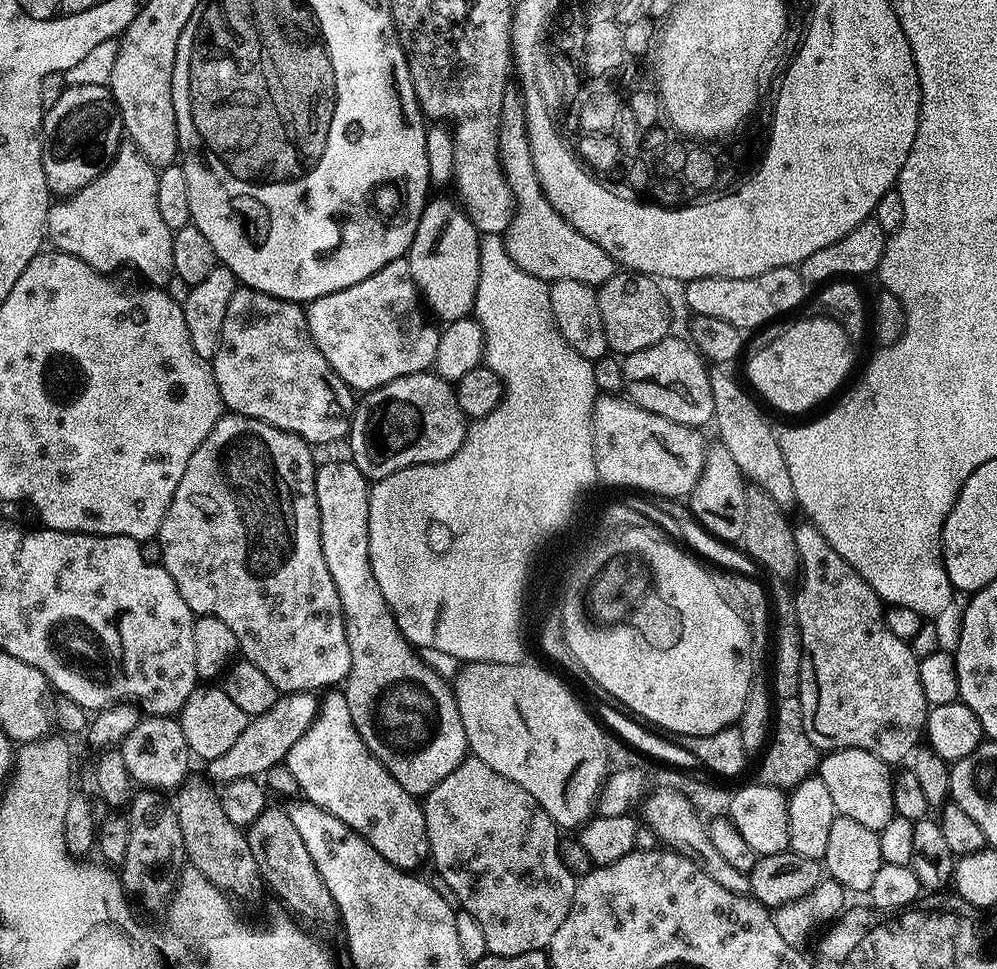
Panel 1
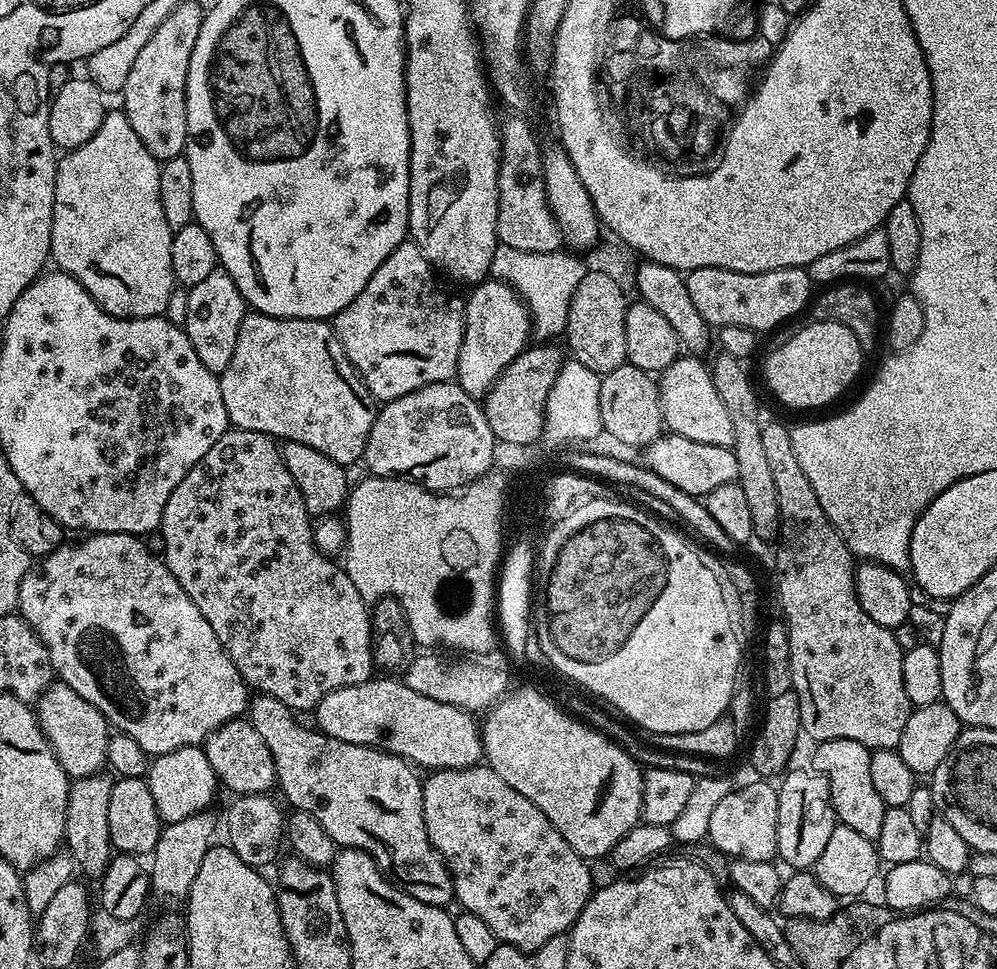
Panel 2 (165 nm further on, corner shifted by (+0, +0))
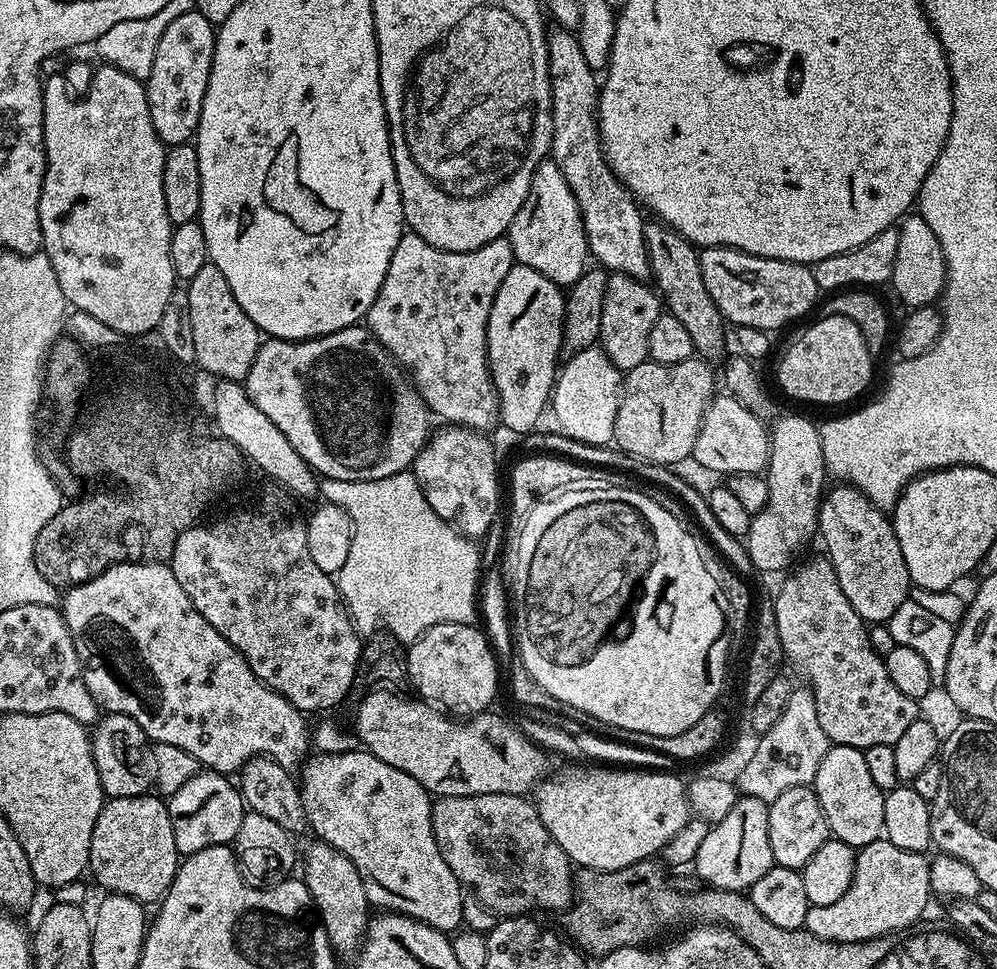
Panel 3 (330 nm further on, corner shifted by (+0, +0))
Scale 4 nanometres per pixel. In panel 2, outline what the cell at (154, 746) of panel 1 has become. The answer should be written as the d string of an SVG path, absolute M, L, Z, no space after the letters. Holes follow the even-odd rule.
M194 744L155 757L147 767L146 779L150 794L154 794L154 806L164 824L182 822L182 818L205 811L218 789L216 775L203 747Z

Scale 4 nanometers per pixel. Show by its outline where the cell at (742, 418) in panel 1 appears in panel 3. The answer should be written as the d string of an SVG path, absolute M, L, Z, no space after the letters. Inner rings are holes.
M556 30L548 38L548 73L550 74L550 90L552 91L552 151L550 159L556 163L558 170L562 170L562 178L566 178L566 186L570 186L570 190L578 202L591 259L609 273L621 272L635 280L647 281L652 275L652 267L644 237L646 216L636 197L617 178L612 167L608 165L608 159L604 156L604 146L600 142L600 121L598 119L598 76L596 80L595 74L592 73L594 64L588 59L585 45L581 41L579 44L572 36L575 35L571 31Z

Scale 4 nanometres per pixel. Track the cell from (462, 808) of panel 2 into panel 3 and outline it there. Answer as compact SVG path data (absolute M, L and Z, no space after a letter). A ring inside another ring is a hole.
M474 794L473 796L442 796L433 803L432 806L432 829L434 838L438 842L438 850L442 858L446 858L446 866L456 875L465 889L472 888L472 892L489 908L492 912L497 912L497 917L522 916L535 913L535 908L540 908L545 904L548 908L560 908L564 910L571 905L574 899L574 868L570 863L566 850L554 842L554 838L546 830L546 826L540 820L536 812L536 805L531 799L515 796L514 794Z

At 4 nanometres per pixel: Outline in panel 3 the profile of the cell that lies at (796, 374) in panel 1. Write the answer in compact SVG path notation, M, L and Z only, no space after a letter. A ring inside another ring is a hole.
M821 315L819 319L785 350L780 360L780 369L776 372L776 380L781 390L796 400L805 400L808 404L844 404L867 390L872 380L874 357L866 350L862 333L858 331L858 326L854 326L854 322L850 322L850 318Z

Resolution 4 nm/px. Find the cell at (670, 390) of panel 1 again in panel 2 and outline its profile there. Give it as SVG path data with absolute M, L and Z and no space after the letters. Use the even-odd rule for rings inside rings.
M684 354L673 364L666 366L664 372L659 373L658 387L664 423L668 432L678 434L682 438L690 438L690 442L731 448L734 426L730 422L730 414L726 411L722 398L718 398L718 390L714 390L709 365L700 360L703 359Z

